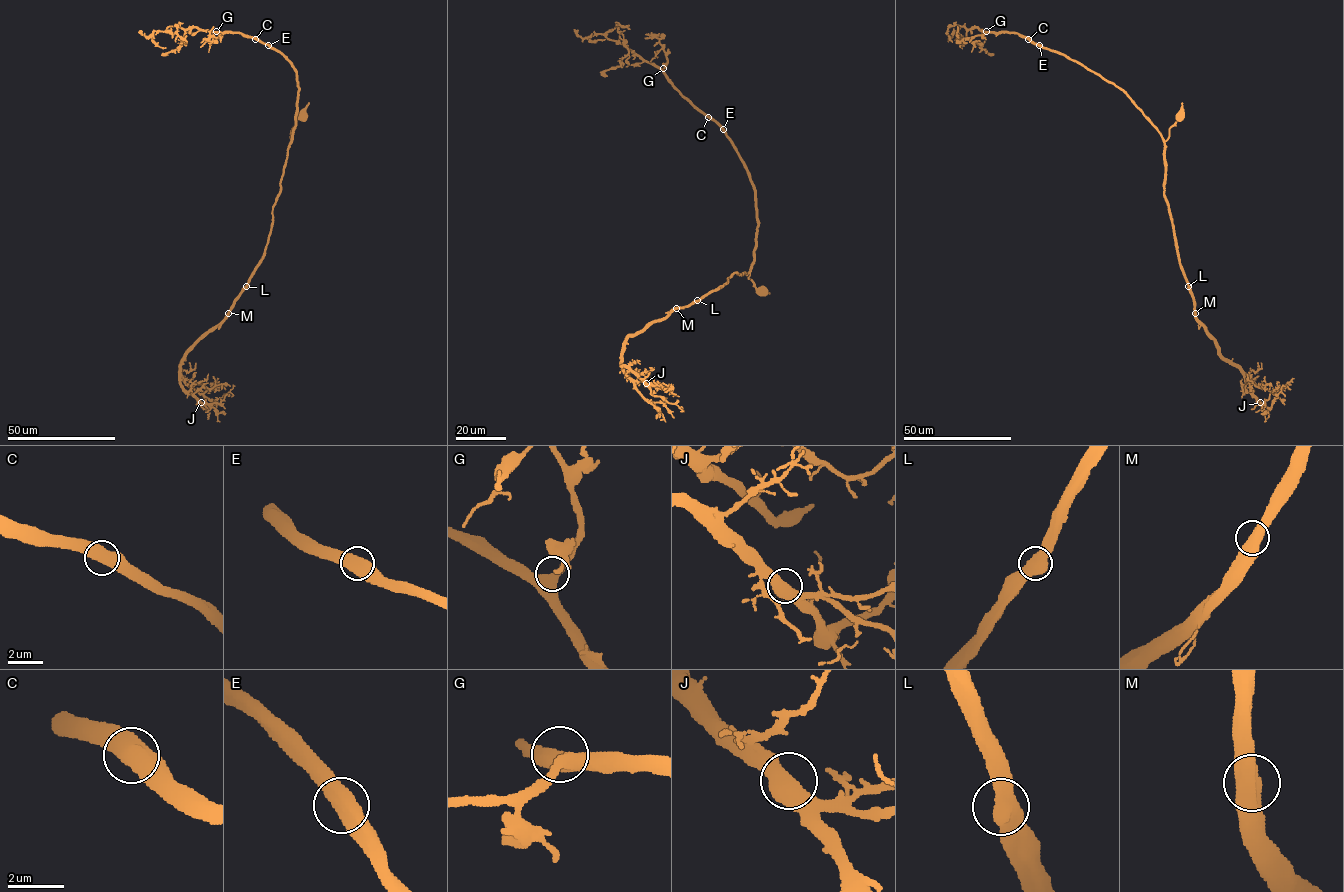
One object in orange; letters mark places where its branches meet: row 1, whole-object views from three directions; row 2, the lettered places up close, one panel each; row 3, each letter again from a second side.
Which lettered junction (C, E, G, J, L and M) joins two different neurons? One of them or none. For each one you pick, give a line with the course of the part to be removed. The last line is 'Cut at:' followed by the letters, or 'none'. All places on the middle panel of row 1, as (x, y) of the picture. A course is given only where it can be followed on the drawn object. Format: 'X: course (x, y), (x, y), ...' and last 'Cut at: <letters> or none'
Cut at: none

